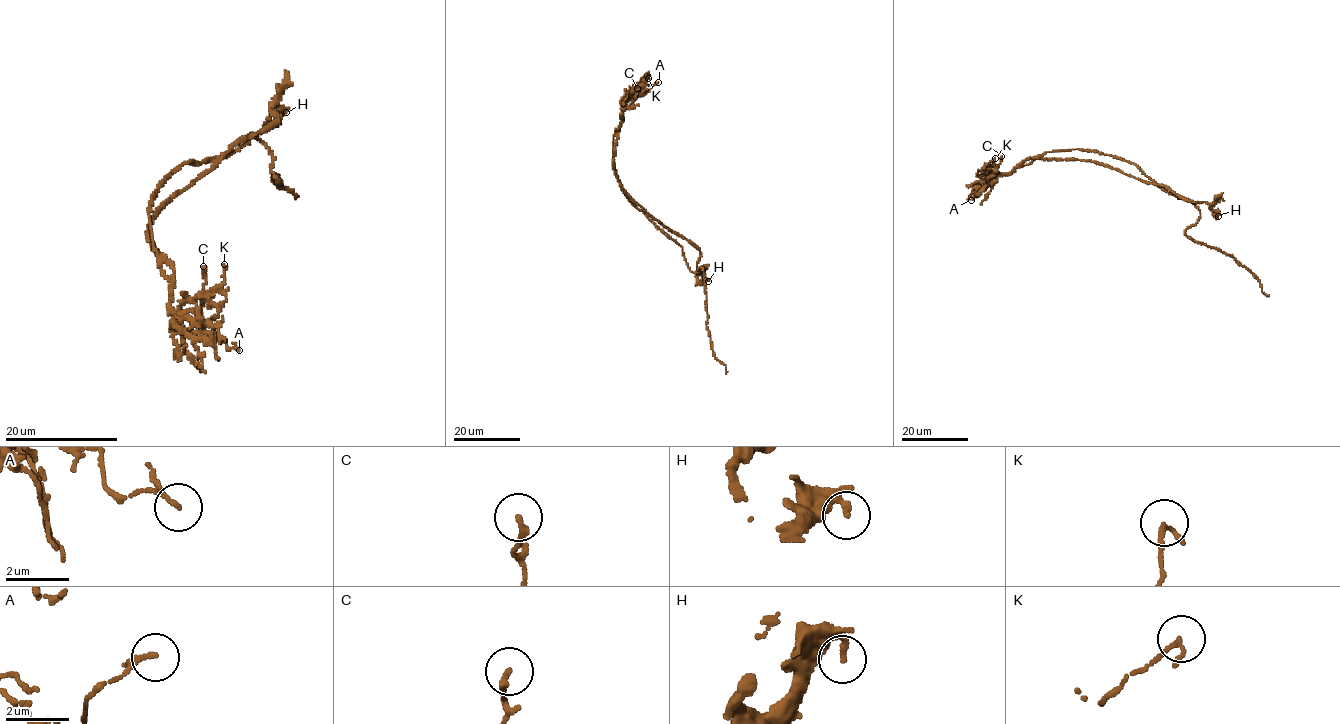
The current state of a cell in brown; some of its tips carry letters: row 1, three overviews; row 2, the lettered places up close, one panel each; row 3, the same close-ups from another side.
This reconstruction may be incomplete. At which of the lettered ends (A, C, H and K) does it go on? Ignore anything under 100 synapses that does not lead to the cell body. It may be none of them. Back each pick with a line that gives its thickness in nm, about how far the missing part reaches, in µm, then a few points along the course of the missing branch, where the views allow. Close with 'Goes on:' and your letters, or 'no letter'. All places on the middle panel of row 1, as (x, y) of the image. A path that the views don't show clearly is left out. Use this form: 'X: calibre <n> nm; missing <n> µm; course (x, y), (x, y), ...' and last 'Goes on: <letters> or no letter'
Goes on: no letter

